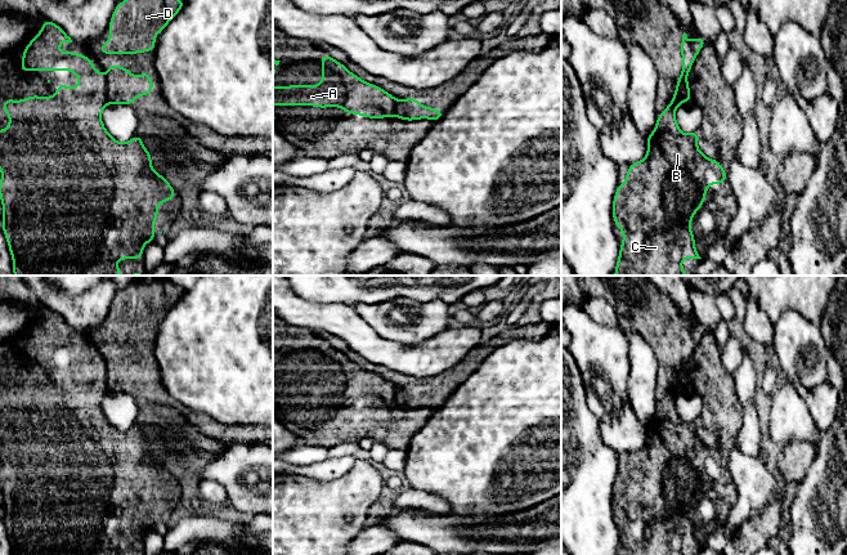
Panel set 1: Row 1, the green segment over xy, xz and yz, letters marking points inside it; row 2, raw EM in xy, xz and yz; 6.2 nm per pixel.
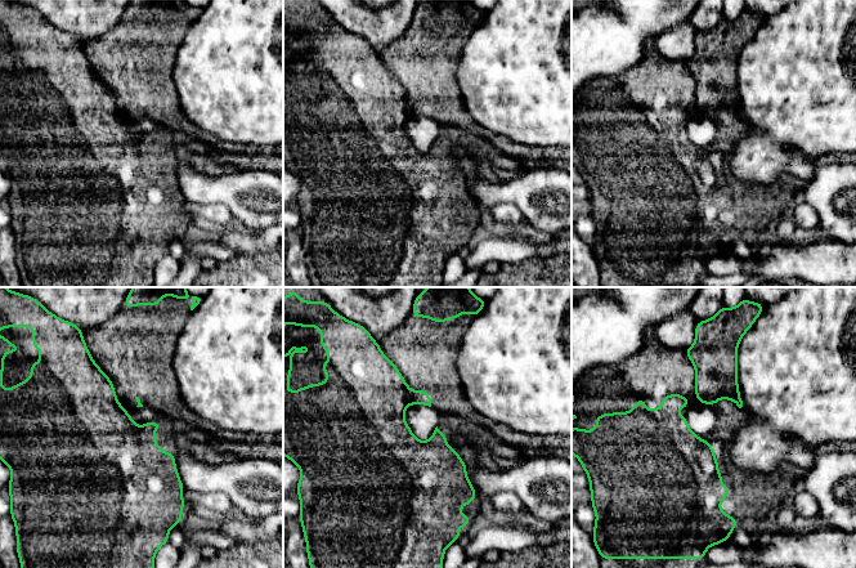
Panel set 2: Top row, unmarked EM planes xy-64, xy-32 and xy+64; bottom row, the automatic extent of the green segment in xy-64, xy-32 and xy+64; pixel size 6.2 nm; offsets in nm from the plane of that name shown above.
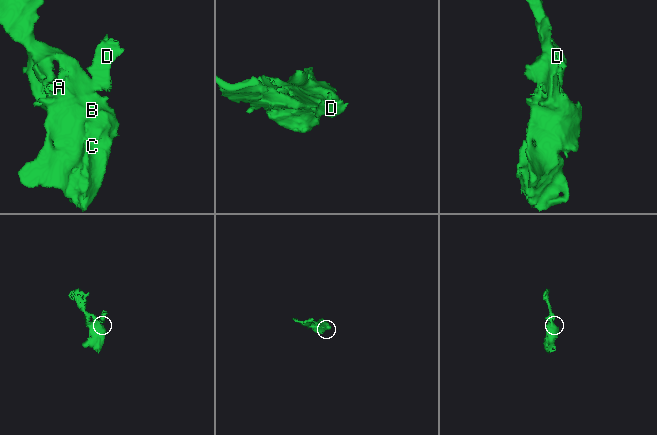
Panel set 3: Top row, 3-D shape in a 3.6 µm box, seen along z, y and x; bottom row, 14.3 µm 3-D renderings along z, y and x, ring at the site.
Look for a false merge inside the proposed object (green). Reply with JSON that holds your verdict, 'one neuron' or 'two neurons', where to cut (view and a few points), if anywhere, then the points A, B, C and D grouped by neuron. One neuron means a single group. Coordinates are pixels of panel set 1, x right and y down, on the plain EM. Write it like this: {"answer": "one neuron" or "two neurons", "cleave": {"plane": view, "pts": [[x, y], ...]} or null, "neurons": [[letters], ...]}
{"answer": "two neurons", "cleave": {"plane": "xy", "pts": [[104, 365], [104, 380], [108, 390]]}, "neurons": [["A", "B", "C"], ["D"]]}

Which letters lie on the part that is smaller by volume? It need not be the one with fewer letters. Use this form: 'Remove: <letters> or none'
Remove: D

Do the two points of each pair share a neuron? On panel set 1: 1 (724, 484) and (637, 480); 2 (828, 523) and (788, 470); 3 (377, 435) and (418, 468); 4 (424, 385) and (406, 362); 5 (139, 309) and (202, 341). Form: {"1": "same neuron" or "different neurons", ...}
{"1": "same neuron", "2": "different neurons", "3": "different neurons", "4": "different neurons", "5": "different neurons"}

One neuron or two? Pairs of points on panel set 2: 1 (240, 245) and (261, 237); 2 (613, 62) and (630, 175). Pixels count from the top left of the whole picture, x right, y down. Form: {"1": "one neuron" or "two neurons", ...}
{"1": "one neuron", "2": "two neurons"}

